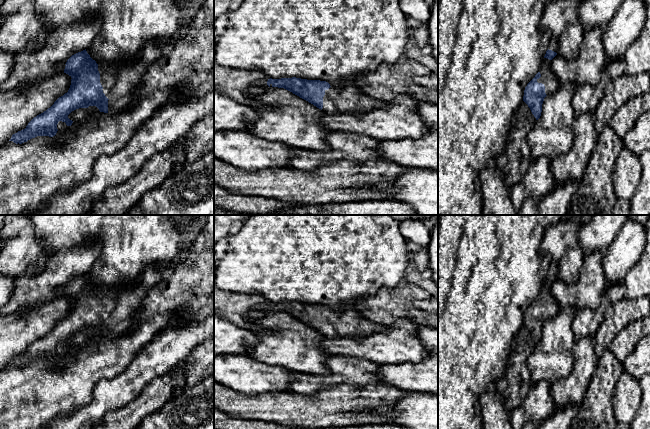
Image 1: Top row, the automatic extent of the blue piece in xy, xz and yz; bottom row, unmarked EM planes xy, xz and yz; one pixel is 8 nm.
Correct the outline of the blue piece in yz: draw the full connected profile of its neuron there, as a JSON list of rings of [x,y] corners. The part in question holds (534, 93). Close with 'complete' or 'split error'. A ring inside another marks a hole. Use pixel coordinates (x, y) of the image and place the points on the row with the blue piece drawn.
[[[552,36],[539,72],[527,84],[524,90],[523,101],[528,105],[536,120],[541,116],[544,98],[553,93],[560,85],[551,68],[552,59],[557,55],[557,52],[558,43],[556,38]]]; split error

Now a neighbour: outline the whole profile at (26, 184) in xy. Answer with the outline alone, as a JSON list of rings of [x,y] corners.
[[[178,85],[156,90],[134,107],[114,114],[100,112],[96,106],[79,108],[68,115],[68,118],[73,121],[71,126],[67,126],[62,121],[58,122],[58,131],[53,137],[37,136],[22,144],[8,141],[0,146],[0,215],[32,215],[55,194],[69,191],[89,179],[95,162],[101,156],[113,154],[125,146],[145,121],[176,96],[177,88]]]

